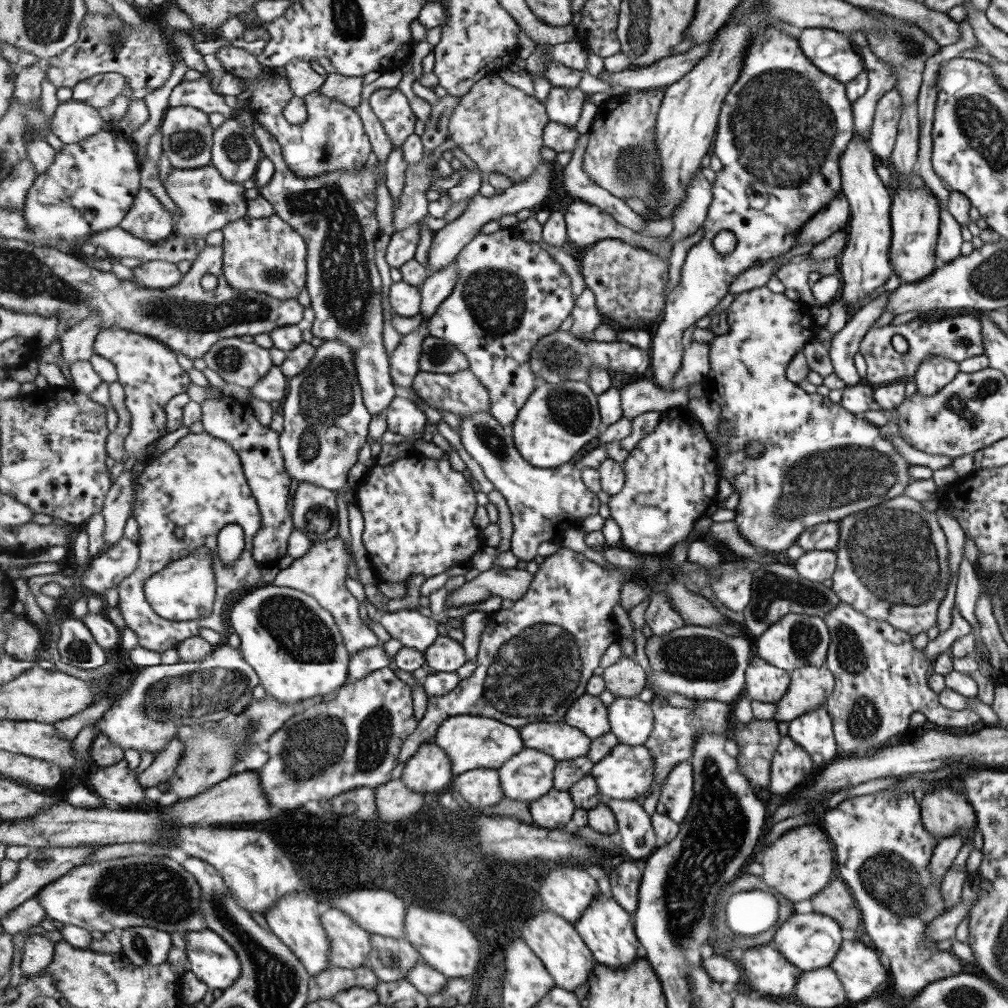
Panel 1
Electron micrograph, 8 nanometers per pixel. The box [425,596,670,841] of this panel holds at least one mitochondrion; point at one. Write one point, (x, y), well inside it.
(534, 670)

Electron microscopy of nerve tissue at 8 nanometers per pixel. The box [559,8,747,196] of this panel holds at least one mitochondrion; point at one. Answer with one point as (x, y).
(634, 168)

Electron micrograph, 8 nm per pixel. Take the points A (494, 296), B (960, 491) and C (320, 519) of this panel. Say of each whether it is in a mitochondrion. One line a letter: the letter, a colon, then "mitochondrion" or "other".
A: mitochondrion
B: other
C: mitochondrion

